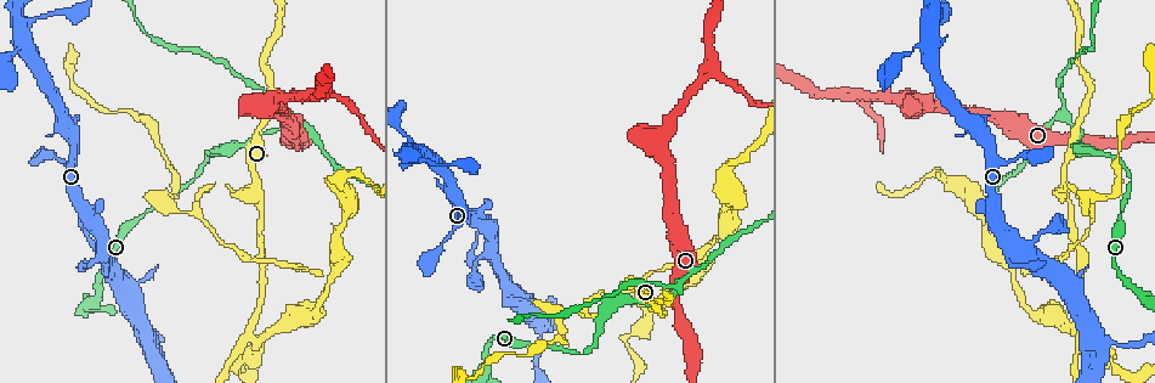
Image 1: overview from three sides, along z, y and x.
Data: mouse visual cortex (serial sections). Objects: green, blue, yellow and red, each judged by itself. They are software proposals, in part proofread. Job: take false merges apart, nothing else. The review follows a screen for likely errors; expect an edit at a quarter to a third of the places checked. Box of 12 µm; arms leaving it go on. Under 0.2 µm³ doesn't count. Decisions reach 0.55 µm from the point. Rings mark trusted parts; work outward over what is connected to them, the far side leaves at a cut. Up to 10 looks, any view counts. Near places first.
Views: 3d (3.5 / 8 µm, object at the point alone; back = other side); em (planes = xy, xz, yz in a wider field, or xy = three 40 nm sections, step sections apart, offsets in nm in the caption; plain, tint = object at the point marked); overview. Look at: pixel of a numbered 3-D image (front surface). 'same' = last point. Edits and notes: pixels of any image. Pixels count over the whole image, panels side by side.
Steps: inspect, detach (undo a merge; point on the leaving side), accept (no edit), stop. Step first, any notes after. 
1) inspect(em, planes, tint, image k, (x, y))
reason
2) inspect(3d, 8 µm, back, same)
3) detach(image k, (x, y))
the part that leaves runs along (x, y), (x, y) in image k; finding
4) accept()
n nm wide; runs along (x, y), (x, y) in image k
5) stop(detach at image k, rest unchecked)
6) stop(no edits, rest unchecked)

inspect(3d, 3.5 µm, image 1, (713, 73))
branch point

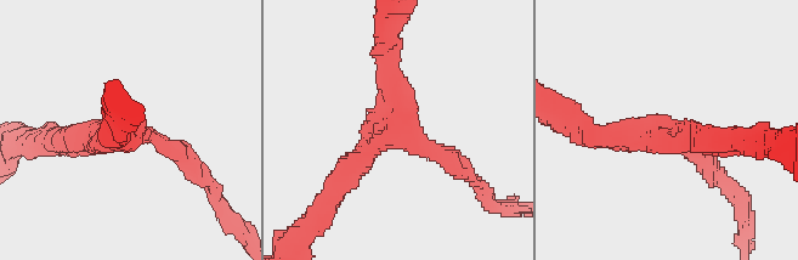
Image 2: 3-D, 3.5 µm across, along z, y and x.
inspect(em, xy, step 1, tint, image 2, (392, 134))
3 arms; arms of 250, 350, 350 nm

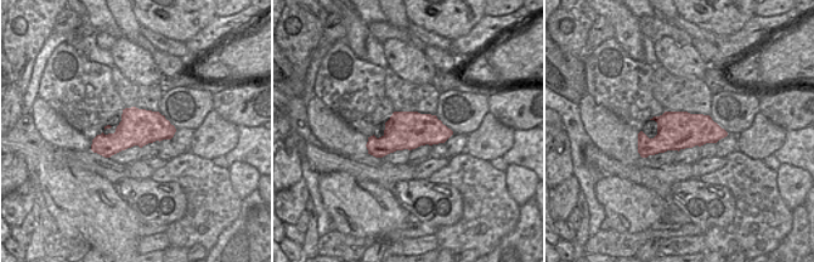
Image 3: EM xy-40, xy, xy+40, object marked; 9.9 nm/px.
inspect(em, xy, step 5, tint, same)

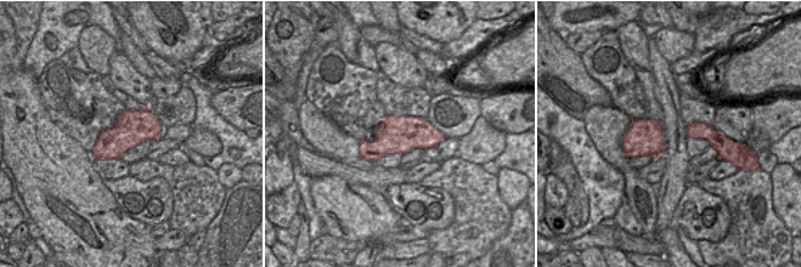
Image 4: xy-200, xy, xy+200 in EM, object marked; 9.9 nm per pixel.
accept()
runs along (334, 191), (394, 135), (386, 54) in image 2; all the same cell

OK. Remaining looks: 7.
inspect(3d, 3.5 µm, back, image 1, (253, 191))
sharp bend

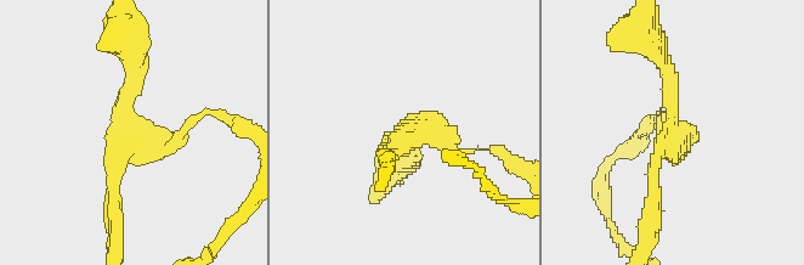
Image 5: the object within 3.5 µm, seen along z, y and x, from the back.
inspect(em, xy, step 1, tint, image 5, (129, 138))
now the EM

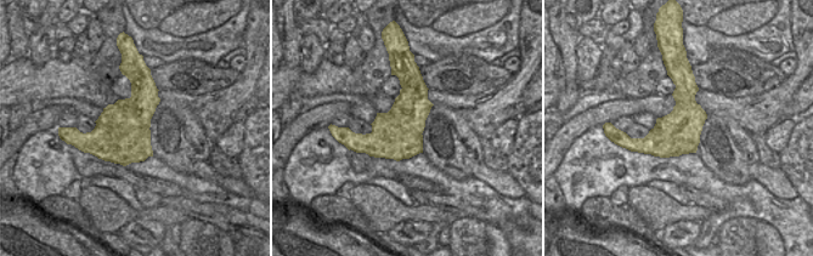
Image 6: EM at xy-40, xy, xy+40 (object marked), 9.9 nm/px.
detach(image 5, (434, 118))
3 arms; border along (676, 85), (682, 137), (696, 149) in image 6; two cells meet here

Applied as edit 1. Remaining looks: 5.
inspect(3d, 3.5 µm, image 1, (676, 288))
abrupt turn

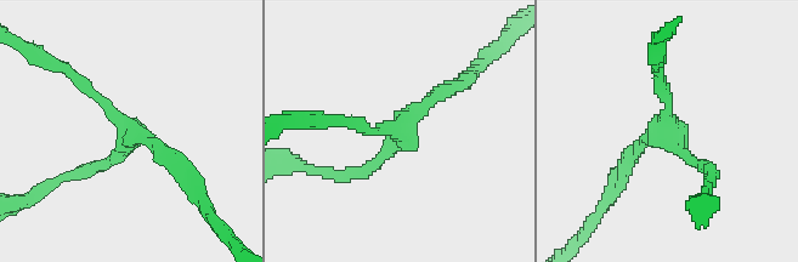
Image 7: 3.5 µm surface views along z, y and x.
inspect(em, xy, step 5, tint, image 7, (664, 132))
3 arms; arms of 150, 150, 200 nm; shape alone is not enough

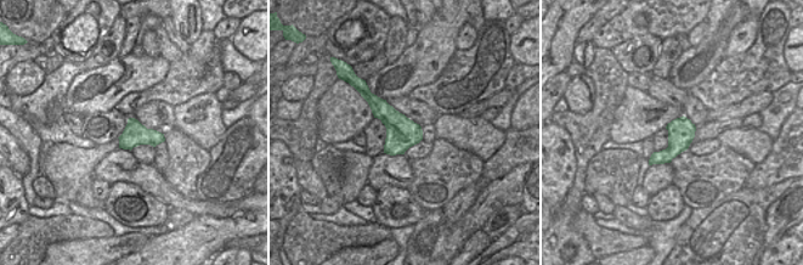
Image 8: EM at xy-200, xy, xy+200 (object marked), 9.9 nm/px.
inspect(em, xy, step 3, tint, same)
another direction

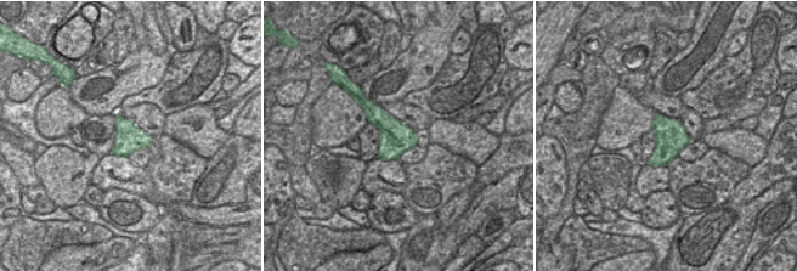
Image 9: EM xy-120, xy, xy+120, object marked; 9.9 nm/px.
accept()
runs along (712, 175), (664, 130), (658, 70) in image 7; all the same cell

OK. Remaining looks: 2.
inspect(3d, 3.5 µm, image 1, (538, 332))

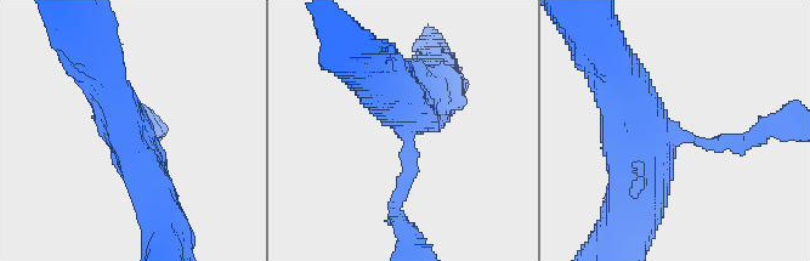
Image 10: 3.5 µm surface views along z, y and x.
inspect(em, xy, step 2, tint, image 10, (403, 133))
now the EM

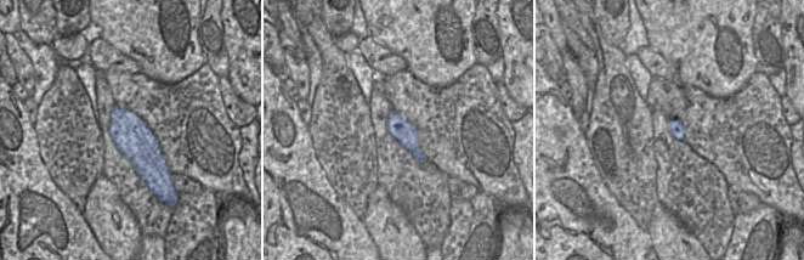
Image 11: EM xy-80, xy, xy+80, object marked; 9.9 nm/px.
accept()
runs along (98, 72), (143, 149), (158, 209) in image 10; continuous, no second cell

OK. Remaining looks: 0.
stop(detach at image 5, rest unchecked)

